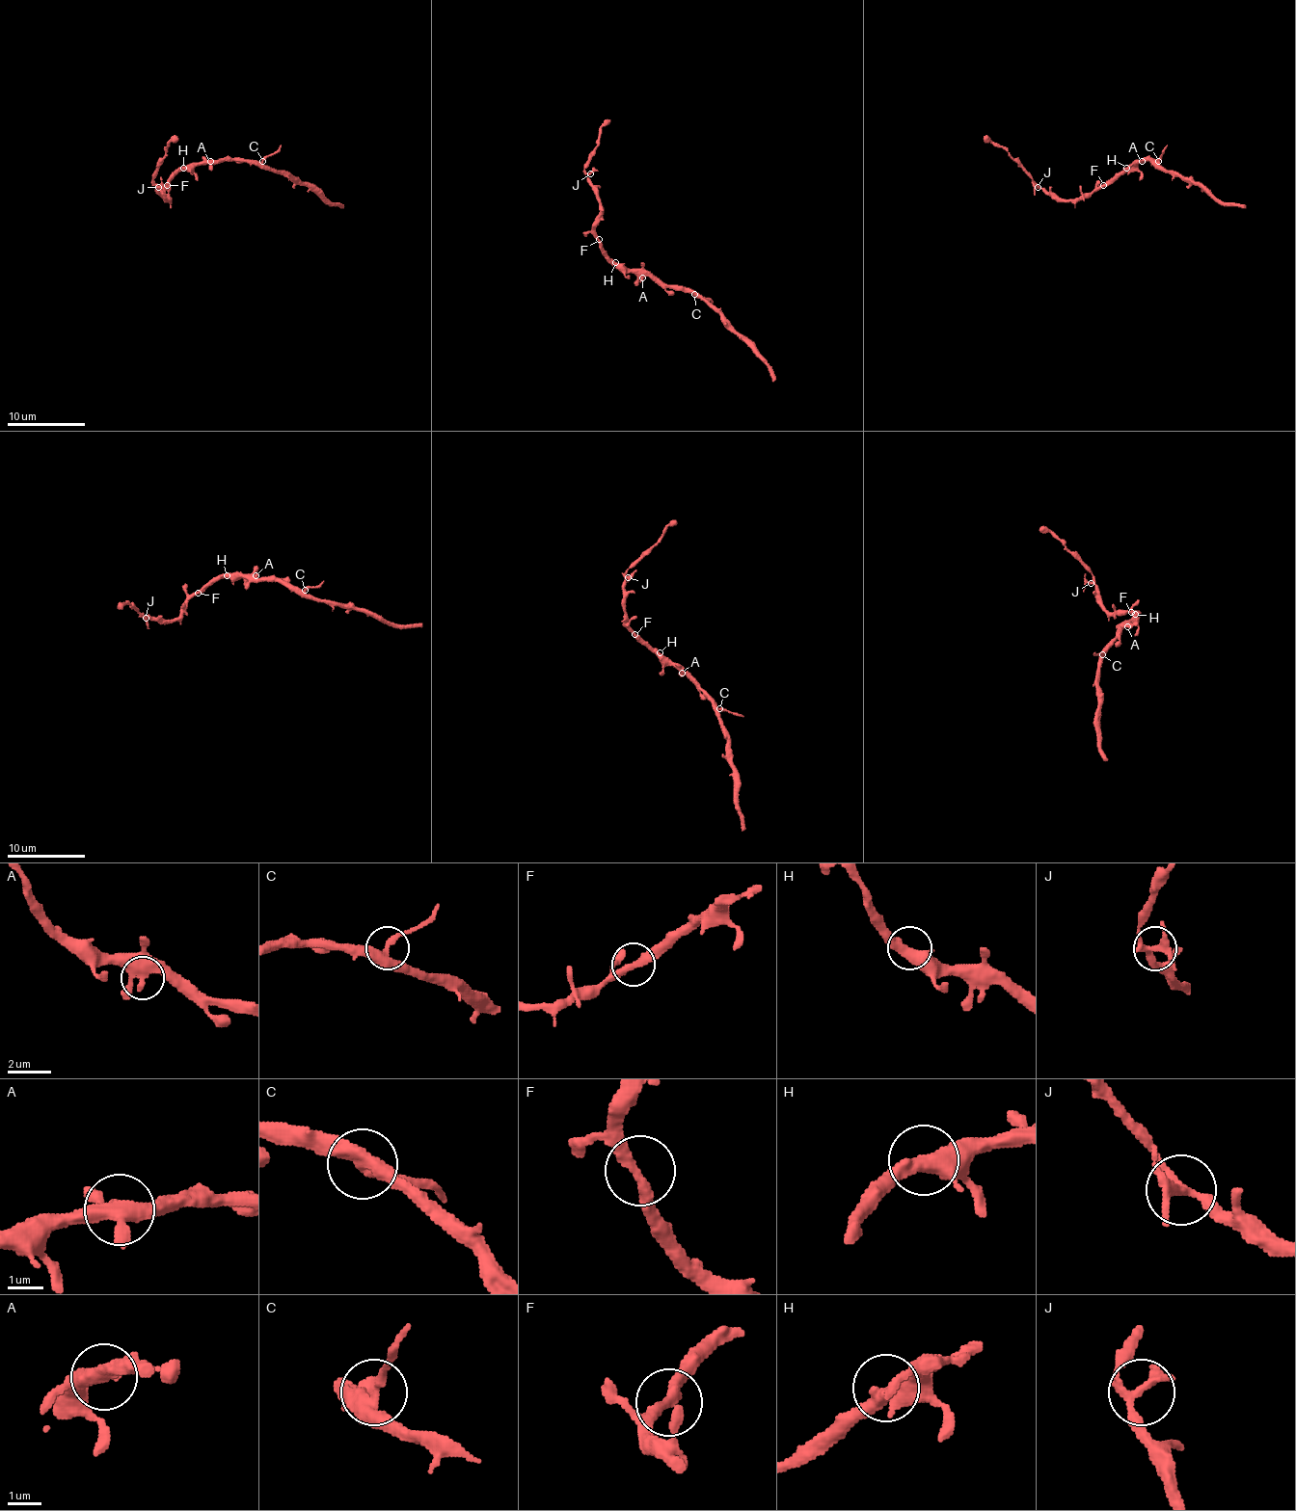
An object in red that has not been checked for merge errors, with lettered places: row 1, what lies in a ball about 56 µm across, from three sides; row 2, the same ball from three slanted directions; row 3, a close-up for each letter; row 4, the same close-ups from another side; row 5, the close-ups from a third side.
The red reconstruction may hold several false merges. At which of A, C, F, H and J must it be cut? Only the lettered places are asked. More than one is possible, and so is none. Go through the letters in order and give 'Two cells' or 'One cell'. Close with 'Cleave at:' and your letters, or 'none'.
A: One cell
C: One cell
F: One cell
H: One cell
J: One cell
Cleave at: none

